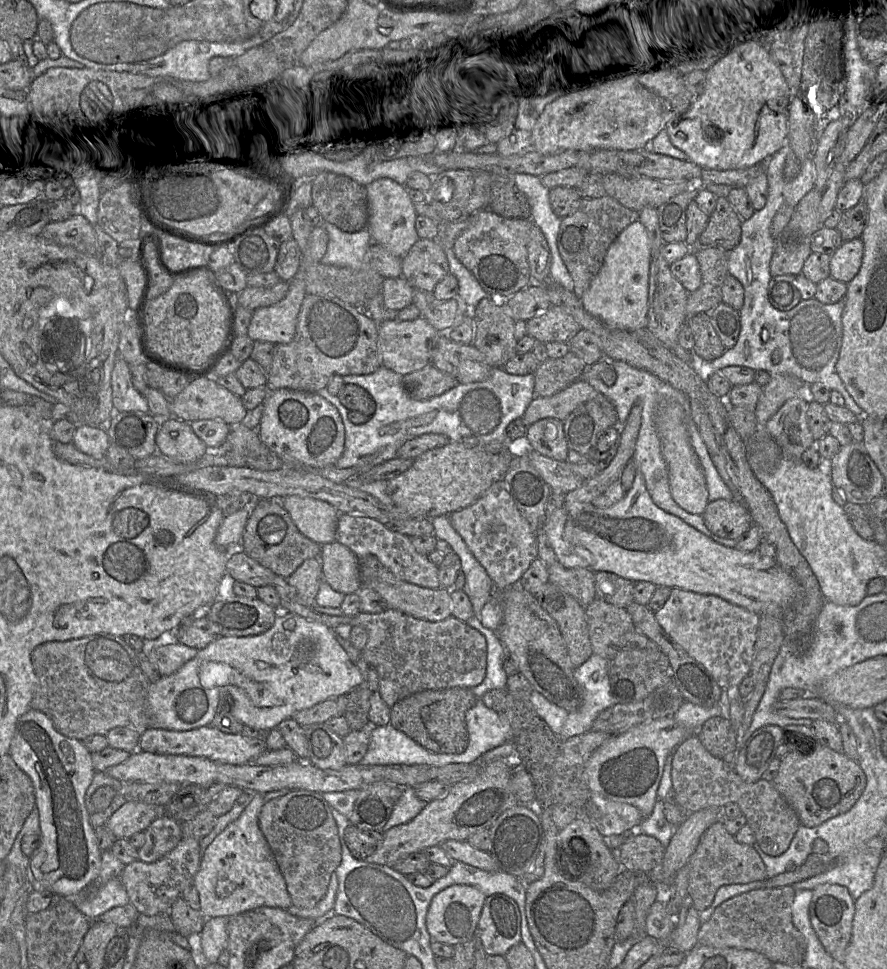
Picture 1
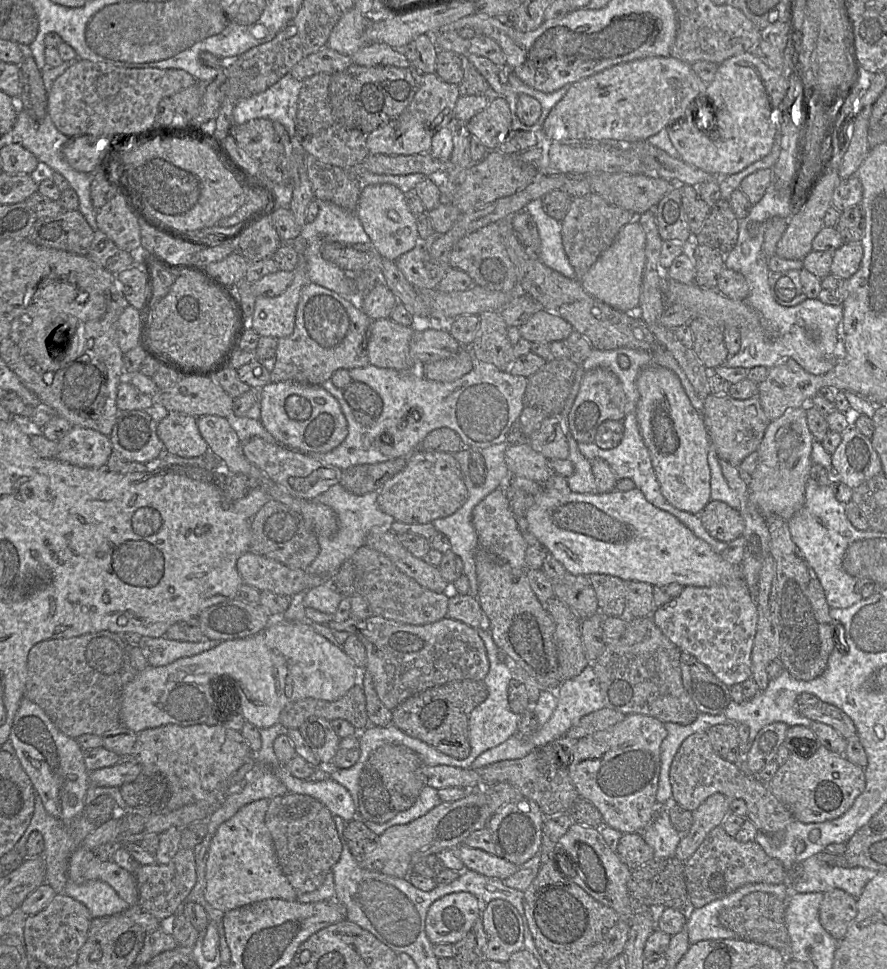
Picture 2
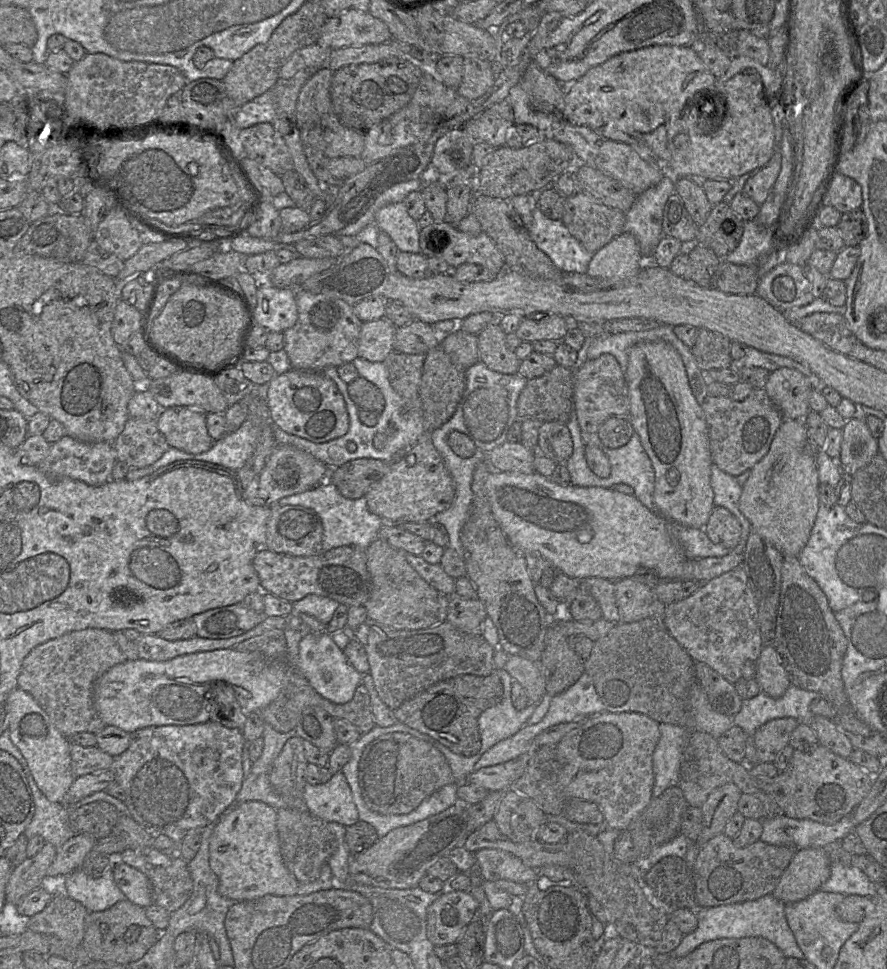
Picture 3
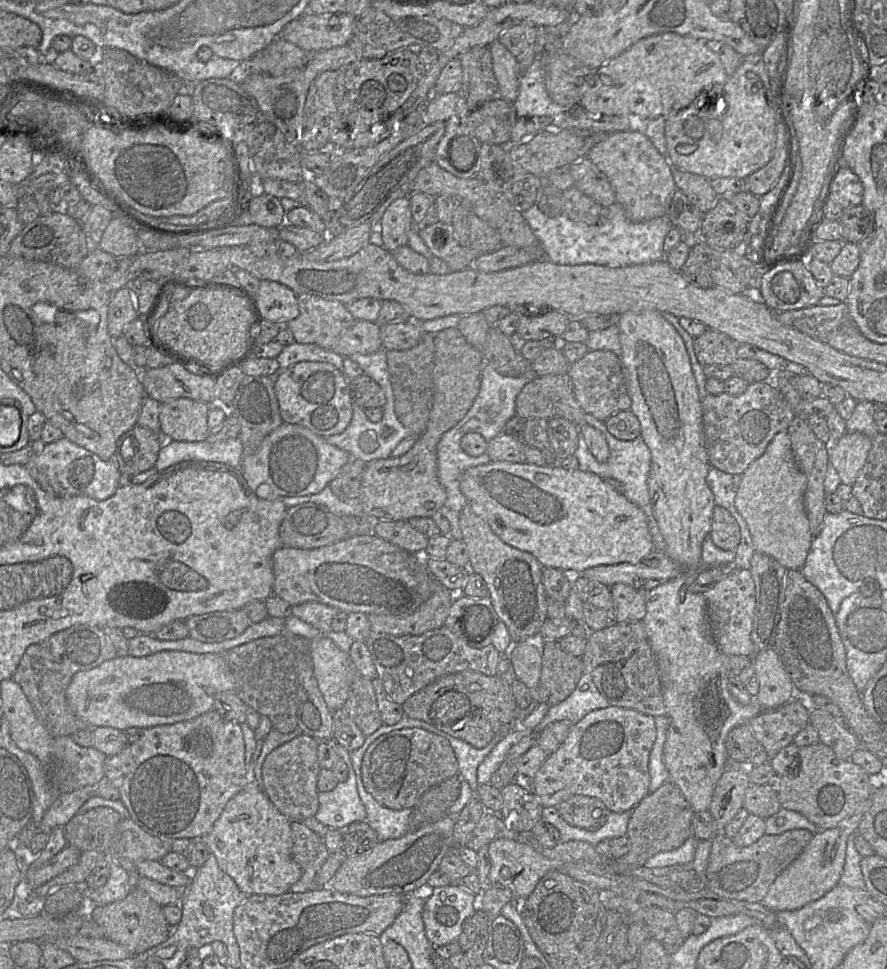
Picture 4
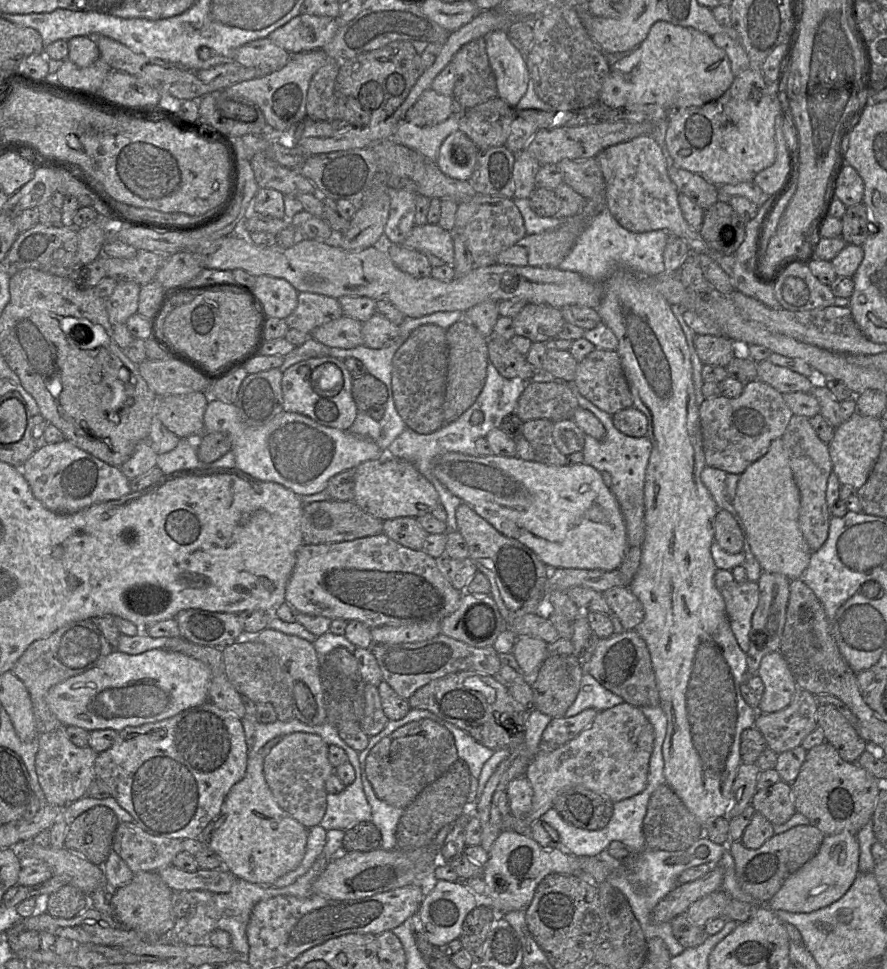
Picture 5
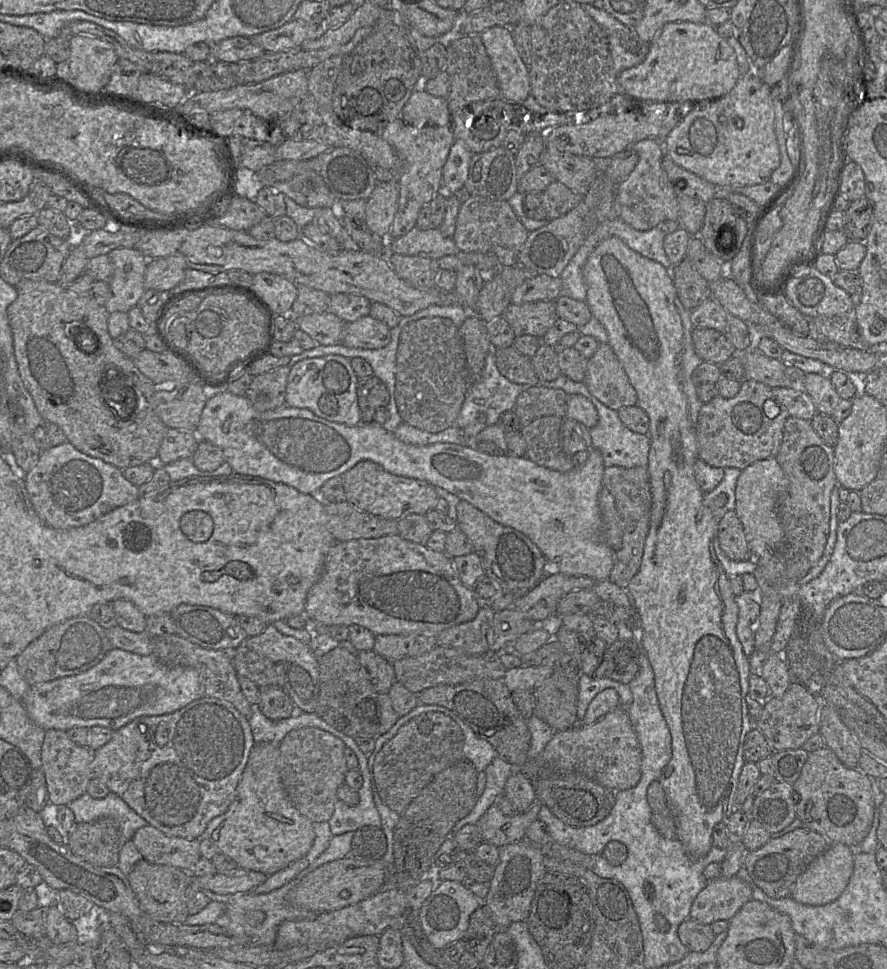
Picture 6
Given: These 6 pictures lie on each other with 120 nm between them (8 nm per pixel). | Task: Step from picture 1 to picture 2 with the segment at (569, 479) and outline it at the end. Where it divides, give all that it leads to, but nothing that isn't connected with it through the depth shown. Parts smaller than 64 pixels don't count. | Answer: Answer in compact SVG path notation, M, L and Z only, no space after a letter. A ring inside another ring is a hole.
M528 442L509 445L505 451L505 462L510 475L524 477L540 484L544 484L554 474L549 460L536 452Z

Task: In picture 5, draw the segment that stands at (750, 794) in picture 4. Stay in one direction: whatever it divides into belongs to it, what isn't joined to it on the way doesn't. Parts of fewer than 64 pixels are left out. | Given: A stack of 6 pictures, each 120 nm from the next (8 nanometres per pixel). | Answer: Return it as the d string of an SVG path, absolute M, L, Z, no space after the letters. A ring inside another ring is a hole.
M783 781L756 791L750 805L773 826L787 822L797 812L792 800L791 784Z

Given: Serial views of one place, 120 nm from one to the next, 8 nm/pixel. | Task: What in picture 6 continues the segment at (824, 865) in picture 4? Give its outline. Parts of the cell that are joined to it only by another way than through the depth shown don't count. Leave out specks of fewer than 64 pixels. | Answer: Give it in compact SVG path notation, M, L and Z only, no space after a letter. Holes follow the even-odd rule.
M831 843L796 880L791 897L811 906L835 901L849 883L855 854L856 850L845 844Z

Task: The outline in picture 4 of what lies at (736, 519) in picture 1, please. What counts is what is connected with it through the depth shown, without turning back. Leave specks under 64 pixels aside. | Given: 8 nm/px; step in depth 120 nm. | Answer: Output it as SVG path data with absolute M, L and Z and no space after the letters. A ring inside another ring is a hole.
M715 505L709 537L722 550L735 551L738 547L740 528L736 520L725 508Z

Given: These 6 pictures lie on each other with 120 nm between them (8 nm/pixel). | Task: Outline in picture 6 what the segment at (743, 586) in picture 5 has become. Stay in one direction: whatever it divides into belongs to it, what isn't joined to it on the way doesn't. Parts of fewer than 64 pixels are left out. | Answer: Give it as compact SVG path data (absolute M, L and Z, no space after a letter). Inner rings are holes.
M744 591L735 596L738 606L736 634L744 654L749 658L754 652L754 630L760 613L760 601L752 592Z

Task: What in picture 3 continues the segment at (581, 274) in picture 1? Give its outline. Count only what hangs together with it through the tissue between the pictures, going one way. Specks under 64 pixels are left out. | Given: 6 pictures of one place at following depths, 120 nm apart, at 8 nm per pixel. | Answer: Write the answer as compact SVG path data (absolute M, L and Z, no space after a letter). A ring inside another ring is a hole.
M581 191L566 198L564 215L561 220L569 233L576 238L588 252L596 253L612 239L623 233L626 218L624 212L608 207Z

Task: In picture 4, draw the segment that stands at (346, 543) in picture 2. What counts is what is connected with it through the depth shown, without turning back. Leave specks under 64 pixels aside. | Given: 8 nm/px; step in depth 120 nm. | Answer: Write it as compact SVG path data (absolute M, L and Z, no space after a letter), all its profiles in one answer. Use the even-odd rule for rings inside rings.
M329 485L317 494L283 497L281 500L287 508L306 502L312 502L325 506L331 513L337 516L364 517L360 499L341 500L332 492Z

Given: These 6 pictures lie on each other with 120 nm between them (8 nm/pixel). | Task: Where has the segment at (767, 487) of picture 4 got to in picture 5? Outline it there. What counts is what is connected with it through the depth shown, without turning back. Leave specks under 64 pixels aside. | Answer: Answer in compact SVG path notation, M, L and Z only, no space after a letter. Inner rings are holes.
M781 438L773 440L767 453L748 466L740 475L732 505L742 522L750 549L761 568L766 572L784 575L790 581L800 579L809 564L812 553L799 528L800 492Z

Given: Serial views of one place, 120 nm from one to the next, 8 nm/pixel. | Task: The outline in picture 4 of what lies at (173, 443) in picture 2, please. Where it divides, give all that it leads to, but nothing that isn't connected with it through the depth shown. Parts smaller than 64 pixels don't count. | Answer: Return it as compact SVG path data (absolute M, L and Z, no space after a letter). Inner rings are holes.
M189 398L161 404L160 433L167 440L201 442L211 433L208 427L210 405Z

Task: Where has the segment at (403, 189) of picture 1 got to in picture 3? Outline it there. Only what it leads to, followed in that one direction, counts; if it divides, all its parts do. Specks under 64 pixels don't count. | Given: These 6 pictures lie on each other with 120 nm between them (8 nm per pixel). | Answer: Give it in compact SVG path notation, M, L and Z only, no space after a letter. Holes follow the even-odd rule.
M404 202L388 204L377 211L374 224L379 232L386 233L400 252L420 253L418 223L413 219Z

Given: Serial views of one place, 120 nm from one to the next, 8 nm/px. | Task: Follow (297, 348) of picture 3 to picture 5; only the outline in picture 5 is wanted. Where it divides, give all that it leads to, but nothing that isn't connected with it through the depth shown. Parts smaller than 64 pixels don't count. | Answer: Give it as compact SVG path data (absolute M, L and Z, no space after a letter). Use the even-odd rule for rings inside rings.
M300 292L297 307L285 321L290 329L311 334L315 328L342 316L343 311L337 299Z

